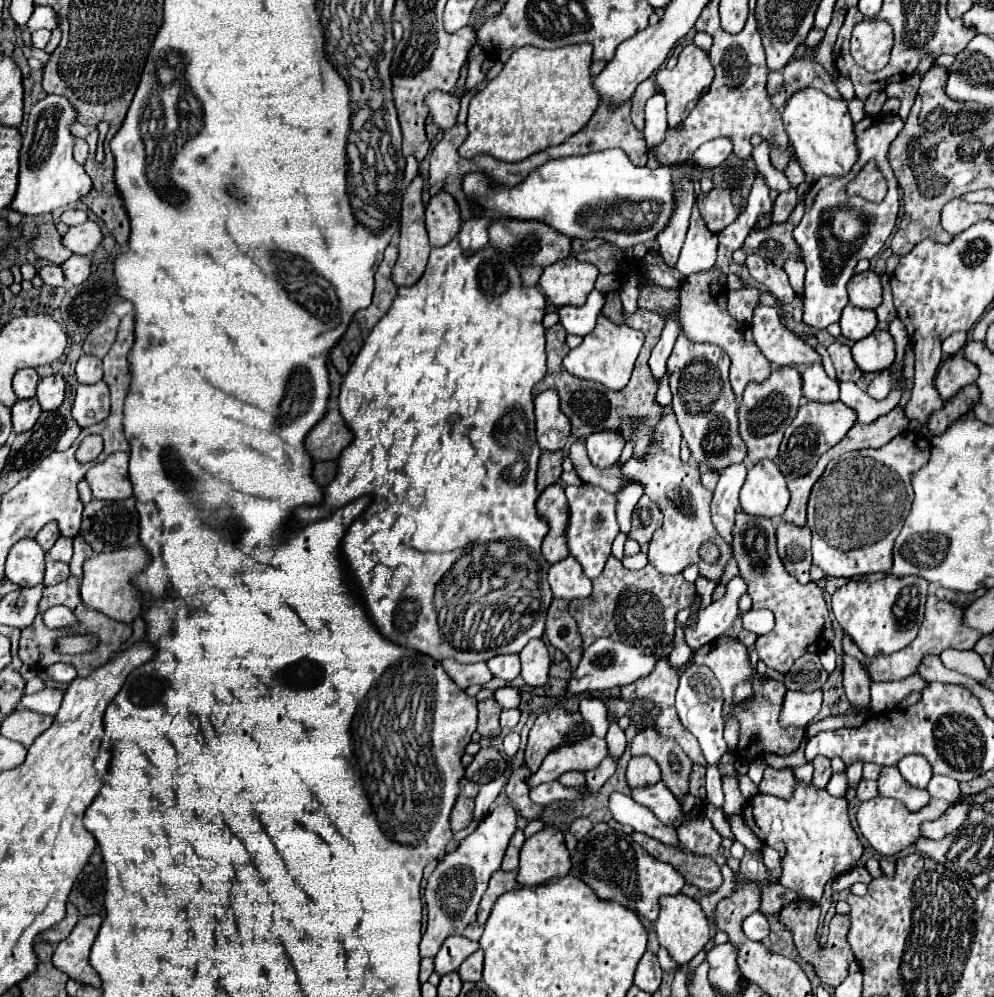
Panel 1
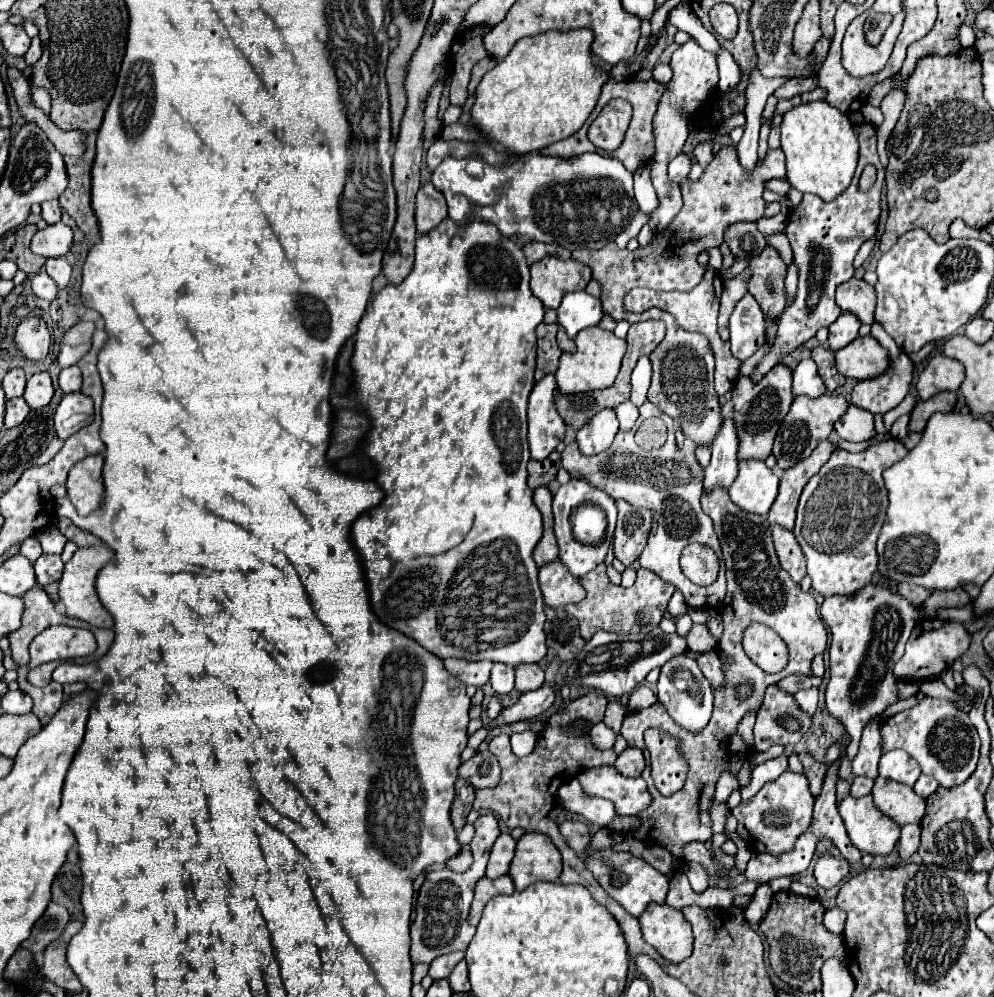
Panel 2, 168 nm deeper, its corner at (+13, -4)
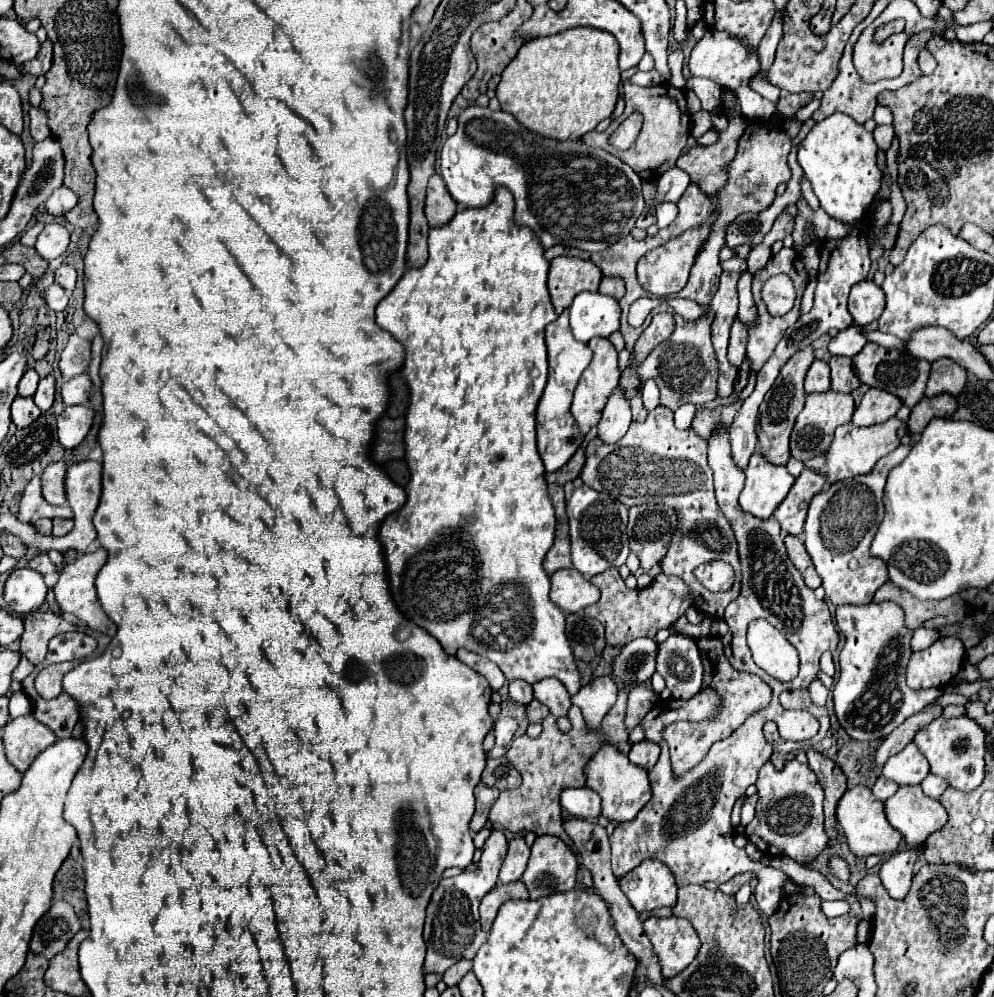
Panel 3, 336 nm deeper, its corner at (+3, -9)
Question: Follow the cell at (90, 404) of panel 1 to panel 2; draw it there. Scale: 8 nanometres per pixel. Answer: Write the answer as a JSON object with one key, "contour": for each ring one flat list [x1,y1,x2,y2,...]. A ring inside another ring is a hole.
{"contour":[[83,392,65,394,55,412,55,432,61,440,67,440,71,434,79,432,83,426,91,424,95,418,93,400]]}

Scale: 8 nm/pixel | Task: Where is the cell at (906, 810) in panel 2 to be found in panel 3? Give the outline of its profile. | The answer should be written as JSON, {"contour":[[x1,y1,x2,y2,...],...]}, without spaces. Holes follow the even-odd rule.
{"contour":[[901,787,885,801,885,813,887,821,911,847,923,845,931,833,947,823,947,811,943,805,937,799,927,797,921,787]]}

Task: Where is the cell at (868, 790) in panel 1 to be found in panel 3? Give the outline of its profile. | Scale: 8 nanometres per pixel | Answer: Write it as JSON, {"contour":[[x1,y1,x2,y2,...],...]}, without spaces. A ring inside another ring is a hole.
{"contour":[[883,775,877,779,877,783,873,785,873,795,879,799,879,801,885,801,885,799,889,799,891,795,895,795,895,791,899,789,899,785,895,783,895,781,889,781,889,779,885,779]]}

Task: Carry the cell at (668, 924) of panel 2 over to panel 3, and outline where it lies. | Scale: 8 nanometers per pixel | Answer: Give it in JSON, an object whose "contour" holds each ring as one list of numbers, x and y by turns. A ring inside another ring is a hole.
{"contour":[[649,917,643,927,659,959,663,979,675,977,695,959,701,941,687,919]]}

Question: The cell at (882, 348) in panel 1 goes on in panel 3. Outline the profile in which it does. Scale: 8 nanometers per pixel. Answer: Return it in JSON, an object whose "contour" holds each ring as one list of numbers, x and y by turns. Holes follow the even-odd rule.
{"contour":[[867,343,855,357,853,357,853,371,859,377,861,383,869,385,869,387,877,387,883,389,895,397,901,399,903,405,913,407,923,395,925,395,925,383,931,371,931,363,917,359,905,351,899,349,887,349,881,347,877,343]]}

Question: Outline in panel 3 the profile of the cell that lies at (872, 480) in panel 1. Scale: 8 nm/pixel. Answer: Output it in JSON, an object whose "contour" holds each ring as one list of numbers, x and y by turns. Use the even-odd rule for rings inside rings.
{"contour":[[899,445,895,451,891,451,889,455,885,455,875,469,869,475,861,475,861,477,853,477,853,479,845,479,835,483,833,487,829,487,827,491,821,491,813,497,811,505,809,505,809,513,807,513,807,521,805,521,805,547,807,553,811,555,815,569,819,573,819,577,823,579,823,589,827,593,827,599,833,605,867,605,873,601,875,591,889,579,887,577,887,565,883,565,881,559,871,557,869,555,869,545,871,539,883,519,883,487,885,487,885,479,889,475,889,471,899,465,907,453,909,453,911,445]]}

